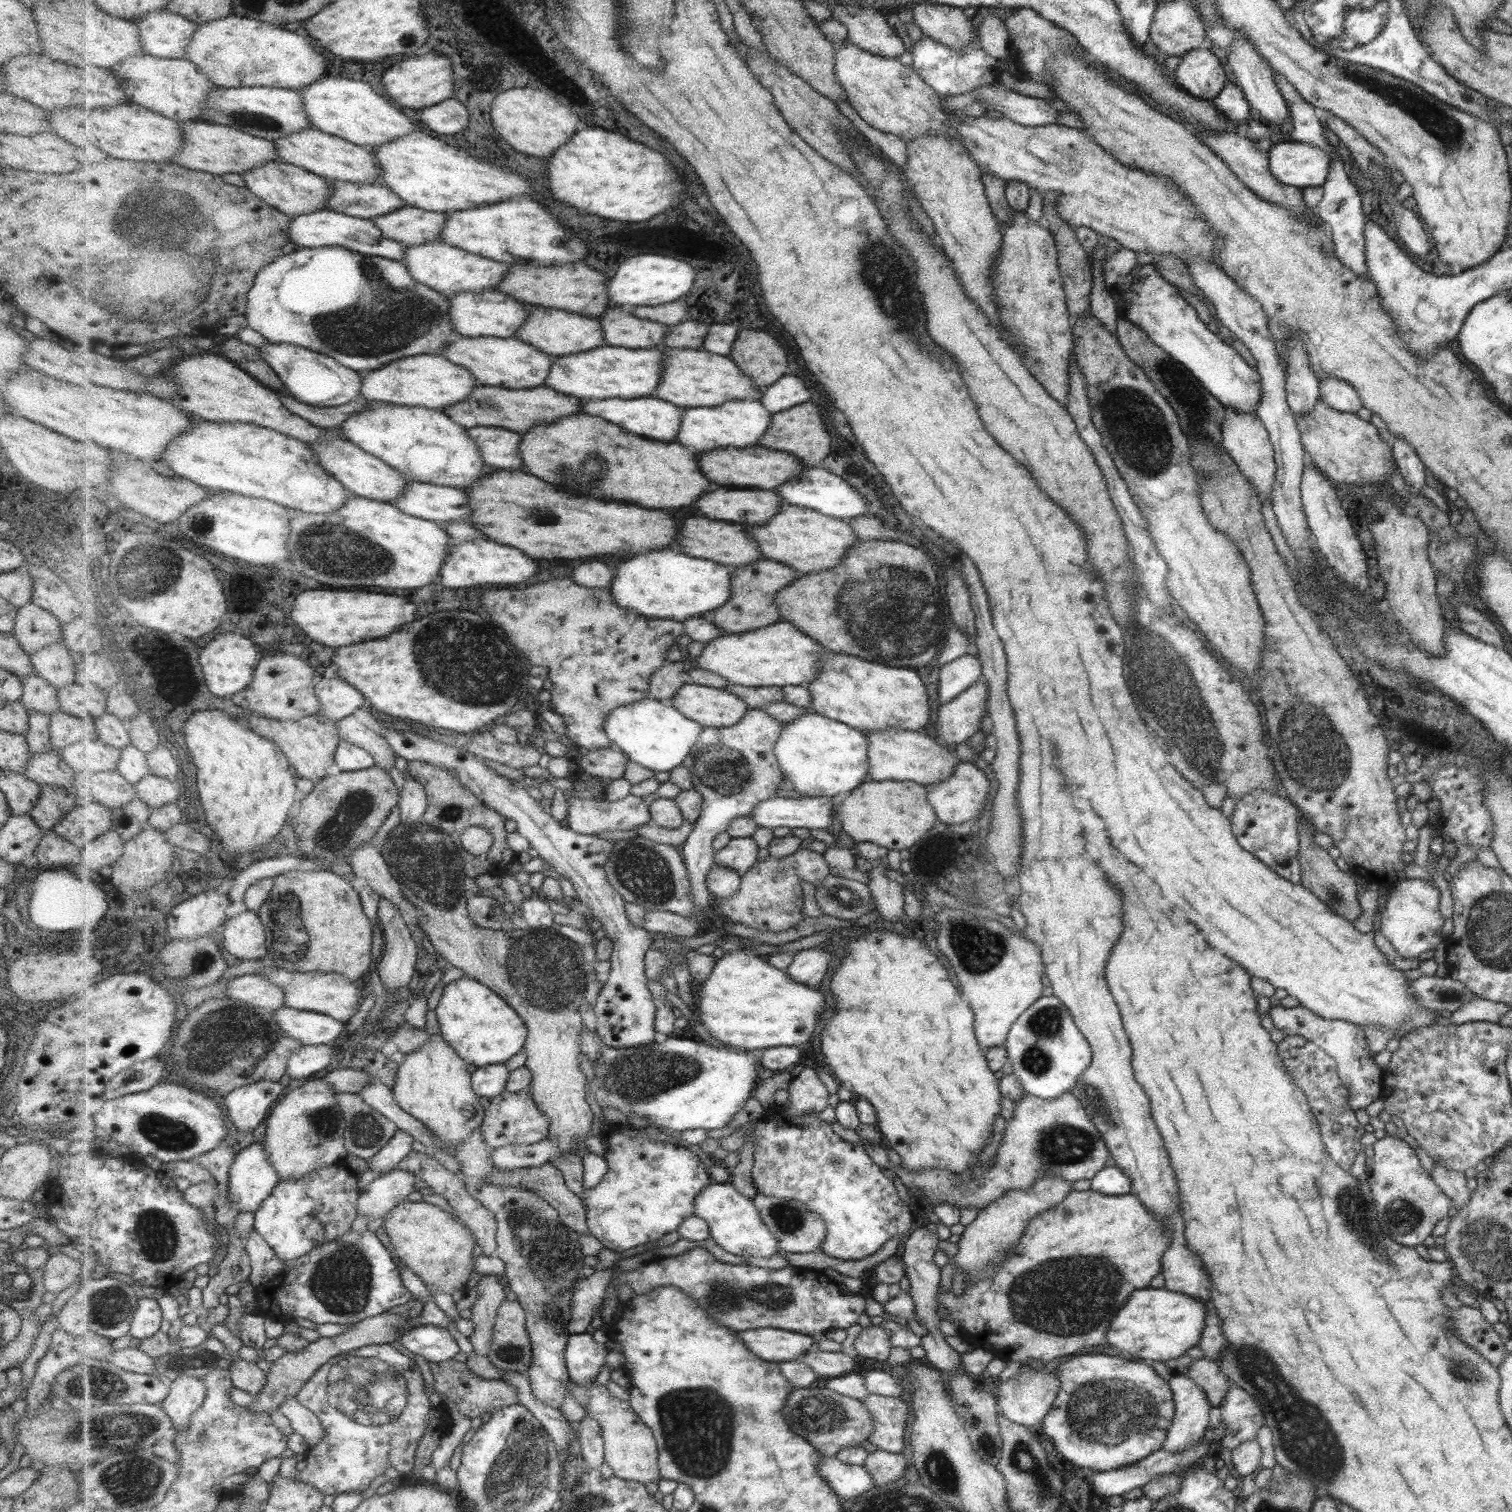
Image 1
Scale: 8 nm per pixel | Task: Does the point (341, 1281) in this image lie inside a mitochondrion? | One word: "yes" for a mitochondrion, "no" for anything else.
yes

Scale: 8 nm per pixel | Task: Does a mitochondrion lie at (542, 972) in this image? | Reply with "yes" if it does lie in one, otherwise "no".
yes

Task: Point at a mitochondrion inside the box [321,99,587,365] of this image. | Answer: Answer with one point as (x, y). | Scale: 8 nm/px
(370, 270)

